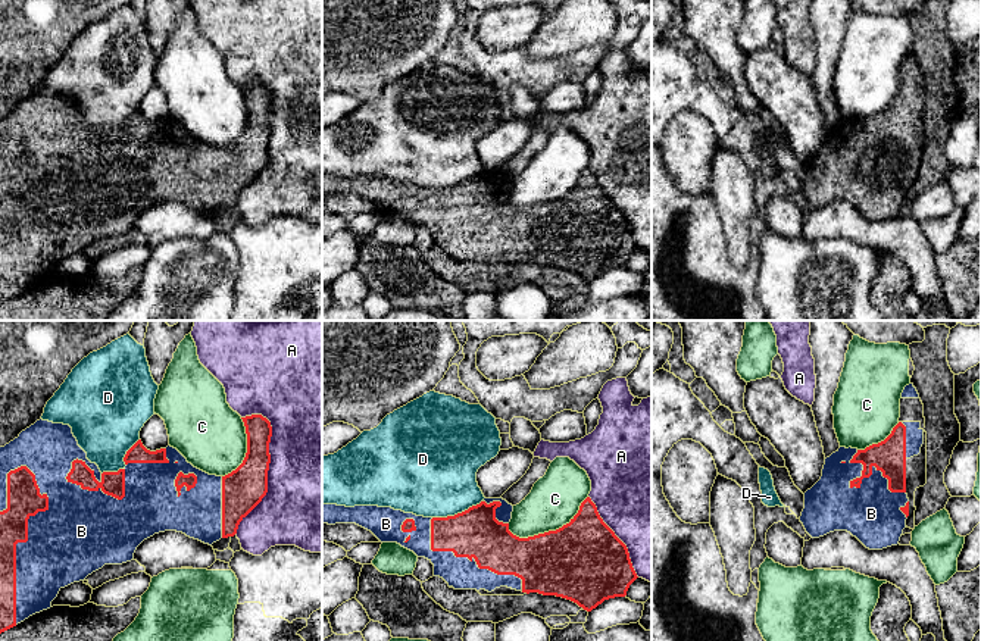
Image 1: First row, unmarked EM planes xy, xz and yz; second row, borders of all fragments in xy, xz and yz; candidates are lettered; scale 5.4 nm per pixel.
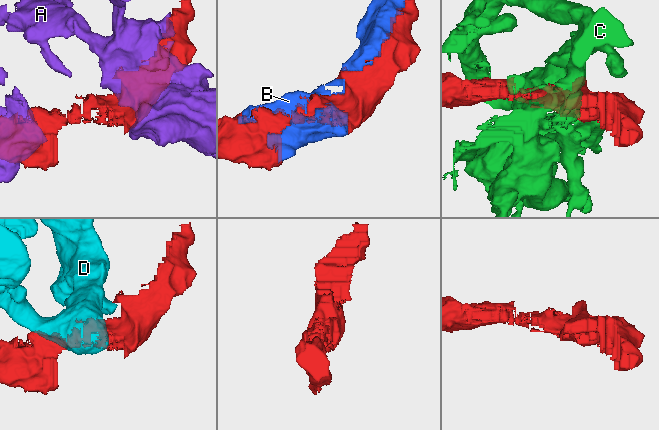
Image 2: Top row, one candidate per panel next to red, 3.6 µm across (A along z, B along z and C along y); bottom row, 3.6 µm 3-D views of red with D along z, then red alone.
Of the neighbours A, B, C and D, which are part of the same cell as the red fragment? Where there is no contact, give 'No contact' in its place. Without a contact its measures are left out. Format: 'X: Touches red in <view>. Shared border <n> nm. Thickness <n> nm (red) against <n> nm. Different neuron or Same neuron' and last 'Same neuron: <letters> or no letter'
A: Touches red in xy. Shared border 700 nm. Thickness 220 nm (red) against 480 nm. Different neuron
B: Touches red in xy. Shared border 850 nm. Thickness 190 nm (red) against 420 nm. Same neuron
C: Touches red in xz. Shared border 480 nm. Thickness 440 nm (red) against 280 nm. Different neuron
D: Touches red in xz. Shared border 300 nm. Thickness 280 nm (red) against 460 nm. Different neuron
Same neuron: B

